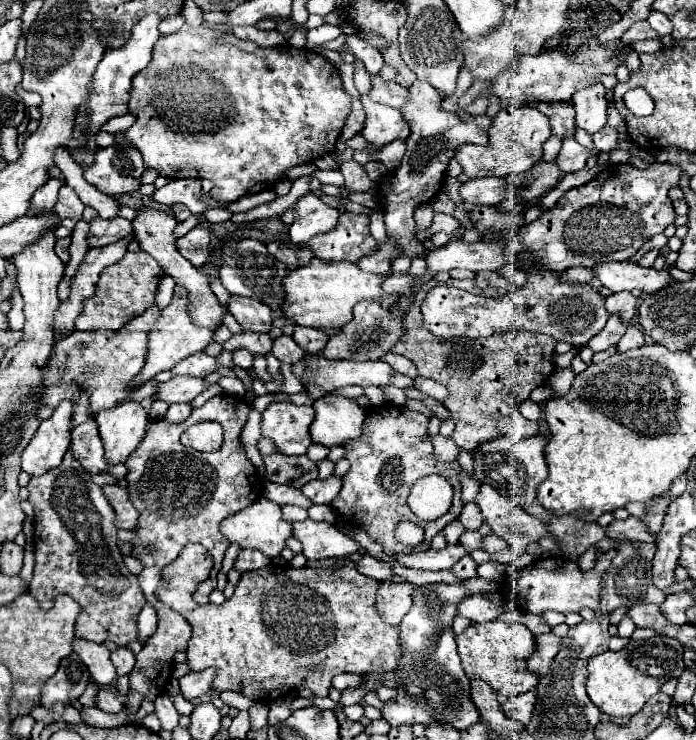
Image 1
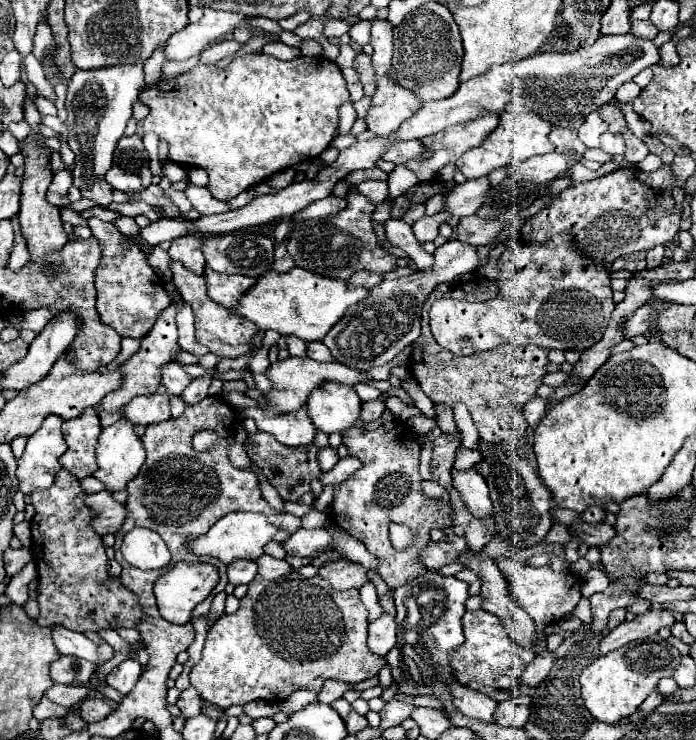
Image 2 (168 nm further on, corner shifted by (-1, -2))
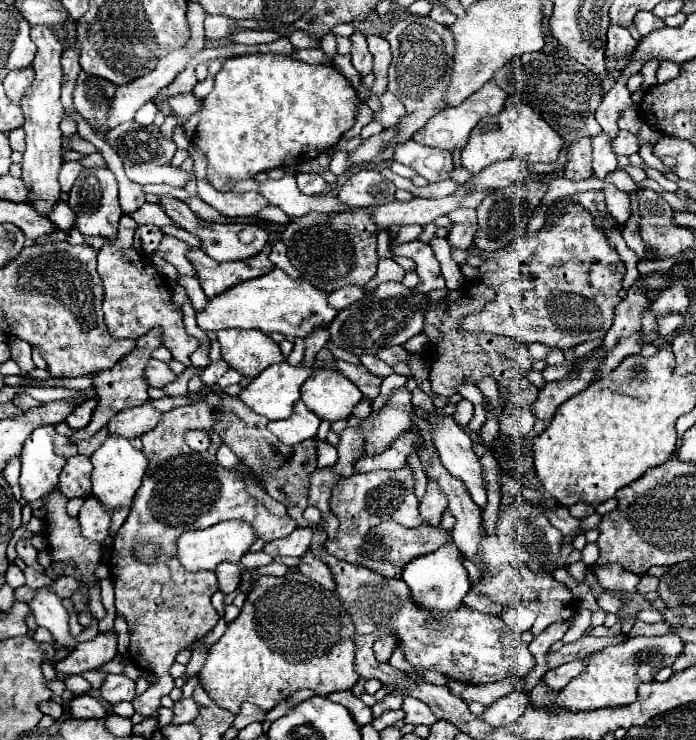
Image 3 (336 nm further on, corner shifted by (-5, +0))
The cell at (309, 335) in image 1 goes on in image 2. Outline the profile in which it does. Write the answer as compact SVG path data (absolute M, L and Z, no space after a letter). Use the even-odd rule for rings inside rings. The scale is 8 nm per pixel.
M311 342L311 344L307 344L307 356L313 358L313 360L319 360L319 362L335 362L335 358L323 346L323 342Z

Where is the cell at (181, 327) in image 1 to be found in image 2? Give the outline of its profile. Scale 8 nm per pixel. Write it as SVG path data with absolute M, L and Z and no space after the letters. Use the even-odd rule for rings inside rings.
M171 304L169 308L165 308L159 316L157 322L153 326L153 330L141 340L141 348L137 354L133 354L125 364L119 366L119 372L123 376L123 384L121 388L117 388L115 392L107 394L99 406L95 408L97 412L117 412L119 408L123 408L131 398L135 396L143 396L143 394L153 394L159 388L159 372L161 366L171 362L171 356L181 352L179 344L177 344L177 326L175 326L175 304Z

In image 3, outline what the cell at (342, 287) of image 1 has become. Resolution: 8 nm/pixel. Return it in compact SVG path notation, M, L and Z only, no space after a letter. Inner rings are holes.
M273 268L265 276L241 282L217 298L211 298L207 308L197 314L197 324L205 332L219 332L225 328L259 328L265 334L281 332L285 336L307 338L317 328L329 326L329 322L337 316L337 310L329 306L327 298L329 292L311 286L305 278L291 278L281 268Z

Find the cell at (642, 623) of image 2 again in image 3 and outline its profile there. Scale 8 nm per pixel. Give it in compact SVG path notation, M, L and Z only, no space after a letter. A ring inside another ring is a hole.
M583 656L583 658L577 658L573 662L567 662L567 664L555 668L555 670L547 670L543 676L543 682L547 682L555 690L561 690L583 670L583 666L587 666L589 660L591 660L591 656Z

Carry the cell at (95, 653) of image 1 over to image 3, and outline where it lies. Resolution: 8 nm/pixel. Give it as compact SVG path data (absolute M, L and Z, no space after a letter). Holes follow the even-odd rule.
M43 588L29 602L29 608L31 608L37 624L45 626L53 634L55 642L59 642L61 646L71 648L71 650L75 646L79 646L77 636L73 636L69 632L69 612L61 604L61 598L57 598L53 592Z

